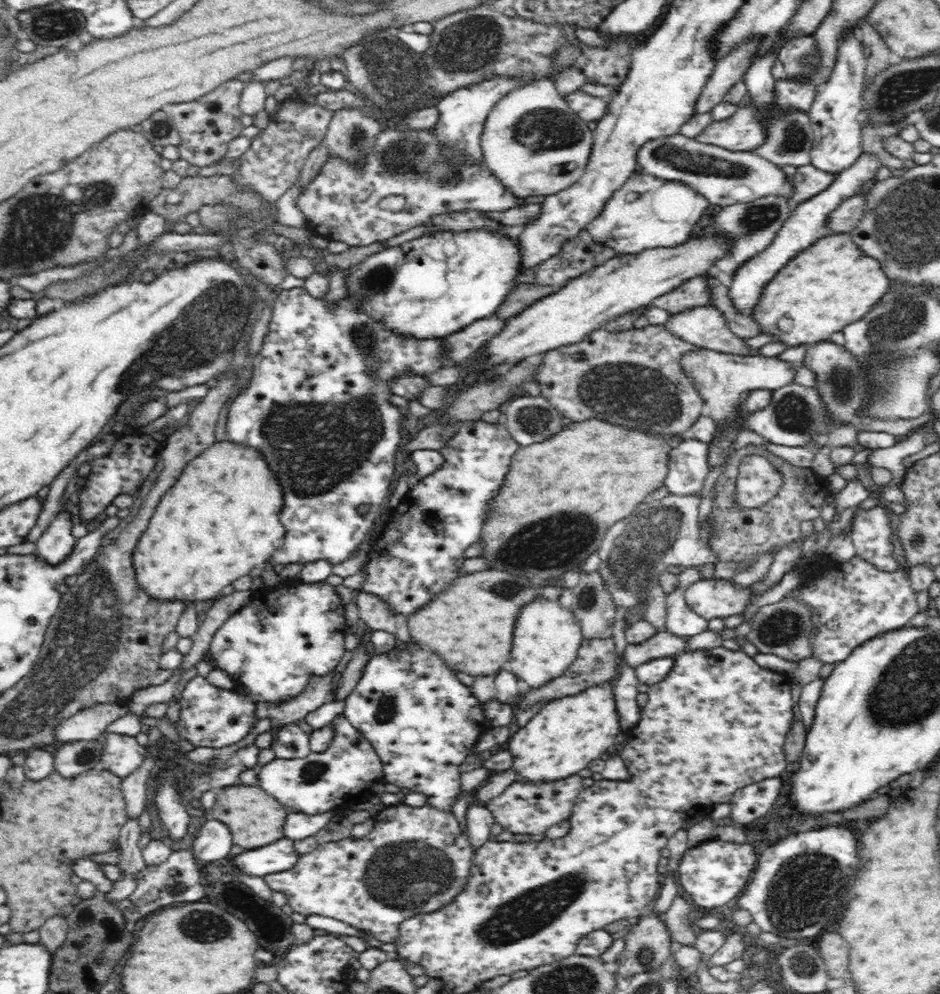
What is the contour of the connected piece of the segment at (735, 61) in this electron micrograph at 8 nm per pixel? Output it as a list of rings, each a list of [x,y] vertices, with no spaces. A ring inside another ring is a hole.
[[[752,41],[750,44],[740,45],[730,56],[720,60],[712,72],[702,96],[698,100],[698,113],[711,113],[713,108],[723,102],[724,95],[736,84],[743,80],[752,60],[757,56],[762,41]]]

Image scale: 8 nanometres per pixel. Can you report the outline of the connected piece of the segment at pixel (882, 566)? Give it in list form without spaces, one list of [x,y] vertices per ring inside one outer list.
[[[876,505],[871,509],[859,509],[848,533],[855,546],[855,555],[882,573],[897,572],[900,568],[898,560],[892,557],[892,522],[888,517],[892,512],[888,505],[886,507]]]

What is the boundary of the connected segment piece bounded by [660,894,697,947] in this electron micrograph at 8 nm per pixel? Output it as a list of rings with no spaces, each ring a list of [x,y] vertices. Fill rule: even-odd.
[[[676,894],[669,909],[660,916],[669,930],[676,947],[696,946],[697,932],[688,921],[690,904],[684,897]]]

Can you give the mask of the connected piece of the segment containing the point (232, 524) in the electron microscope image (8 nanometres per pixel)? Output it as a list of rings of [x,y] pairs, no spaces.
[[[216,442],[204,450],[197,458],[194,458],[182,470],[180,478],[176,480],[172,488],[162,496],[160,504],[154,510],[154,516],[149,520],[148,527],[145,532],[140,535],[136,548],[133,550],[132,562],[134,576],[138,588],[154,601],[181,601],[185,604],[195,604],[196,602],[208,601],[211,599],[221,598],[234,580],[246,576],[252,568],[260,567],[264,562],[268,562],[268,558],[272,556],[272,552],[276,548],[280,548],[284,542],[285,529],[280,523],[280,486],[276,486],[276,478],[272,478],[272,472],[268,470],[266,462],[260,458],[260,454],[256,454],[256,450],[248,450],[246,446],[232,446],[232,442]]]

